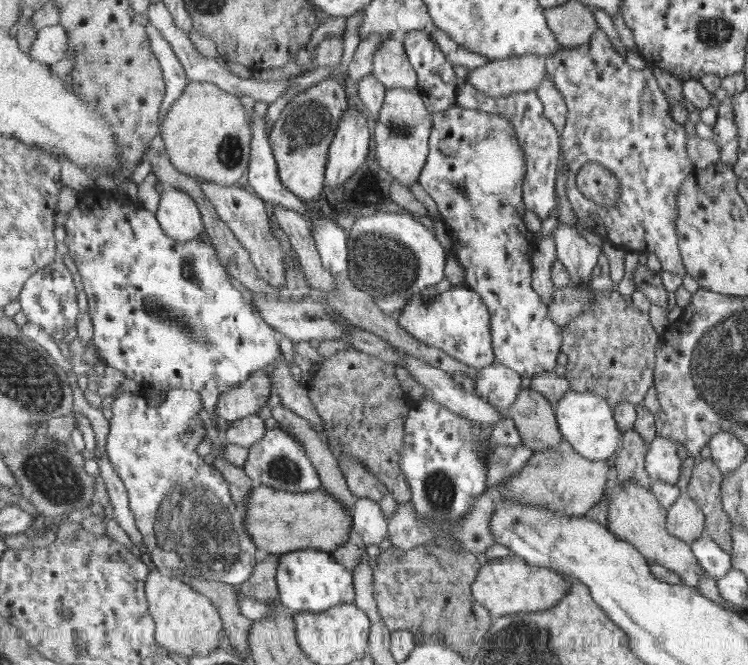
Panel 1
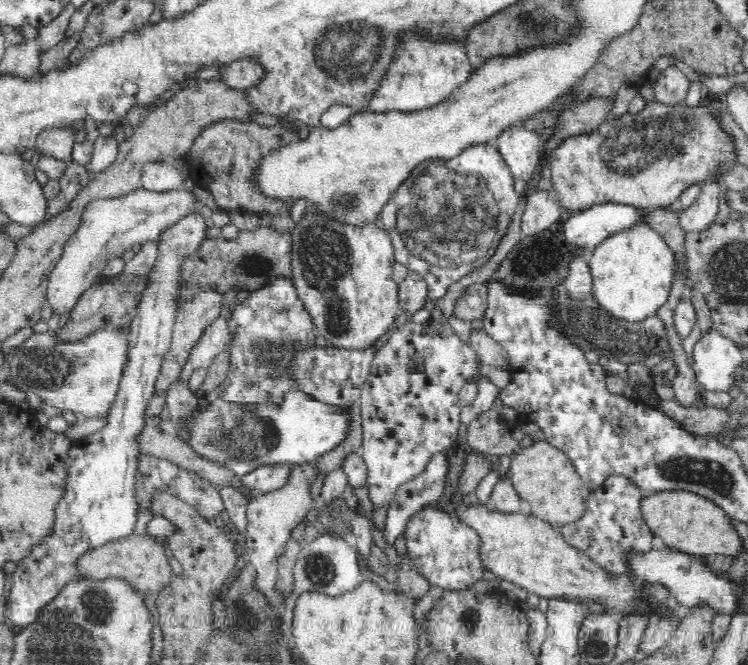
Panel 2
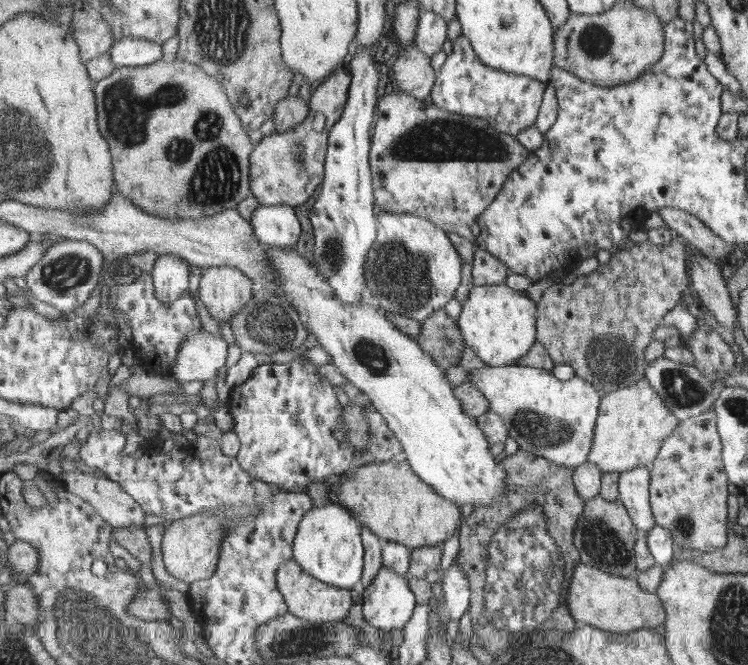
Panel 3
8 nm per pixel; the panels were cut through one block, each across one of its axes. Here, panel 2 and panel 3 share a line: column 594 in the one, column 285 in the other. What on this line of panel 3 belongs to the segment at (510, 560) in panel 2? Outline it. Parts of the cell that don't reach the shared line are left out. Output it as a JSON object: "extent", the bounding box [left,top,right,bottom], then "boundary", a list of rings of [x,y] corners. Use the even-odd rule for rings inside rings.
{"extent":[277,559,353,624],"boundary":[[[294,559],[281,565],[277,573],[278,586],[288,603],[289,612],[316,624],[324,622],[343,622],[351,612],[353,596],[349,589],[333,586],[327,582],[317,580],[313,575],[305,572],[303,567]]]}

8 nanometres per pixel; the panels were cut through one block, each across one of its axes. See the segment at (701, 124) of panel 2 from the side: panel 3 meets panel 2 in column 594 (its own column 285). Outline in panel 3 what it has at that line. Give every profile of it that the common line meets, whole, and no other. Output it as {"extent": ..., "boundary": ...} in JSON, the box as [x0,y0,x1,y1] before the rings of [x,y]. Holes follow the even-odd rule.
{"extent":[249,70,351,207],"boundary":[[[347,70],[333,72],[311,94],[310,114],[301,124],[289,131],[274,130],[255,145],[249,158],[249,186],[261,205],[295,207],[305,204],[324,182],[330,133],[348,105],[351,85]]]}

